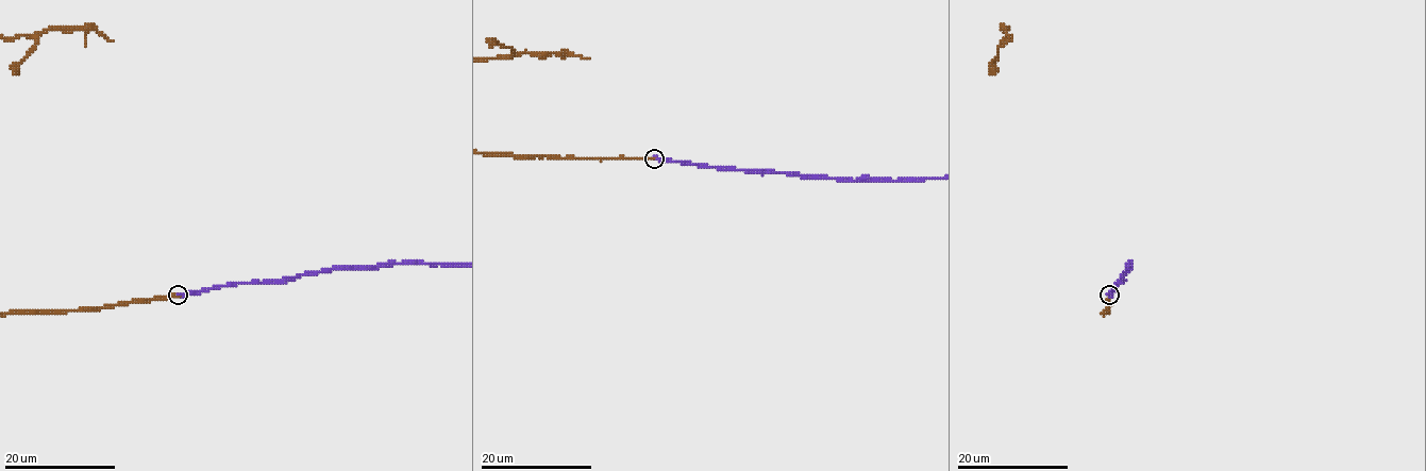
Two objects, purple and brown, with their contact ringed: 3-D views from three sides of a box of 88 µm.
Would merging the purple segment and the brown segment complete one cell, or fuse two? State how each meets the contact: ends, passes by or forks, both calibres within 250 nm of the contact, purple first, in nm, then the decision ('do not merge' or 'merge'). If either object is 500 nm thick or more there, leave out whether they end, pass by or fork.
purple ends; brown ends; calibres 340 and 320 nm; merge

